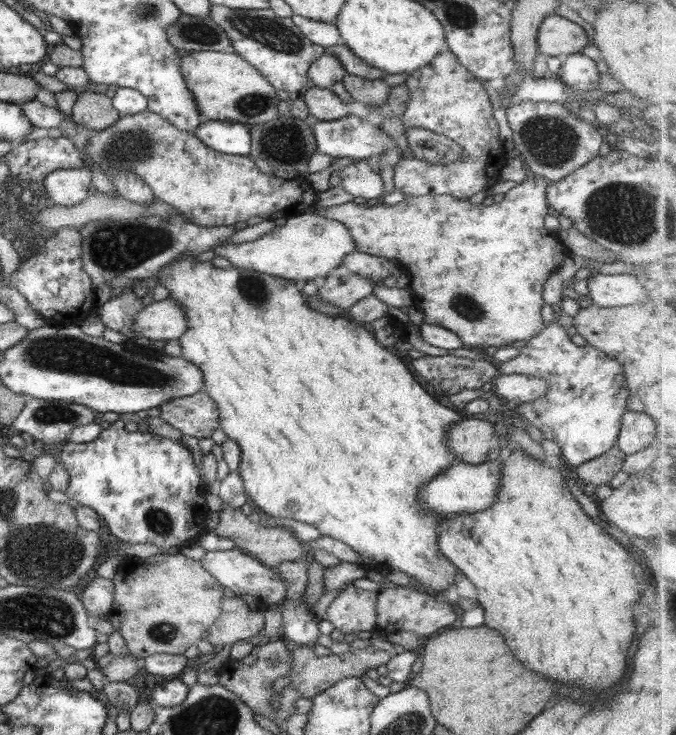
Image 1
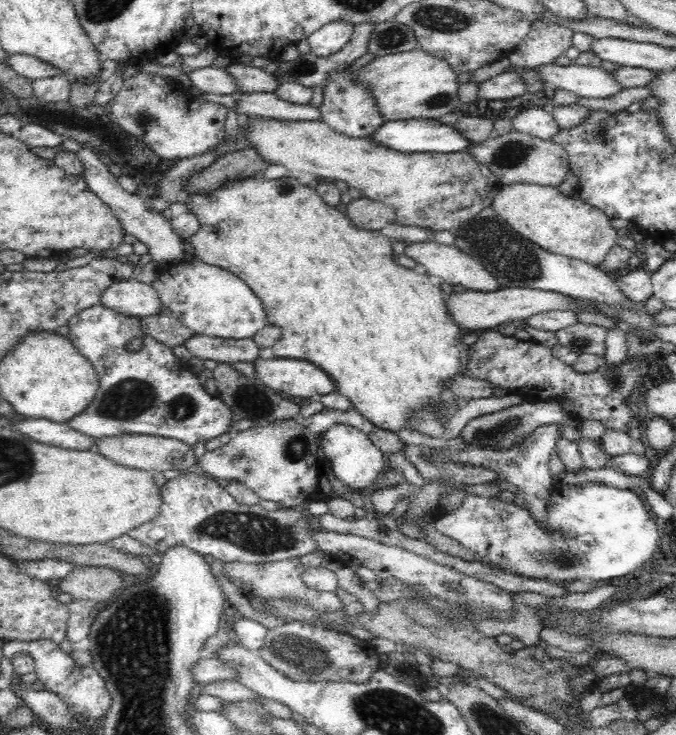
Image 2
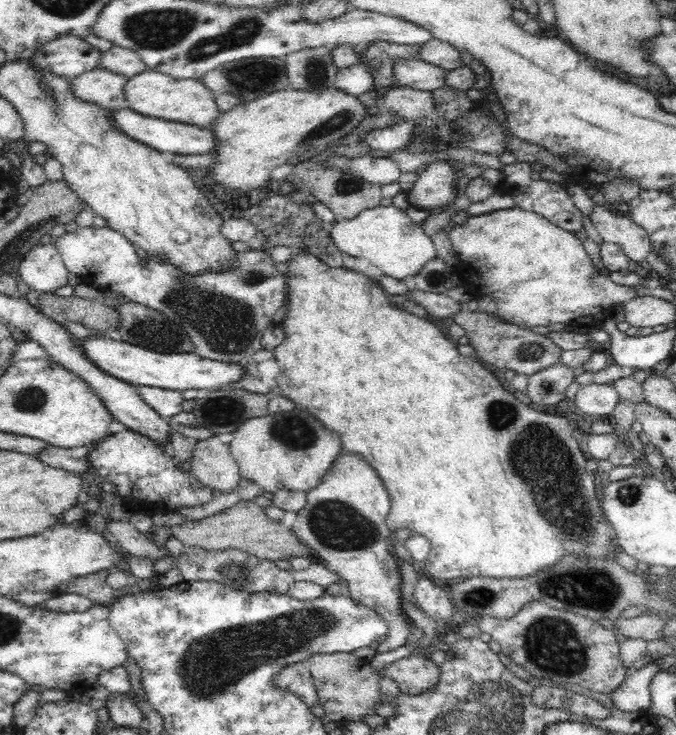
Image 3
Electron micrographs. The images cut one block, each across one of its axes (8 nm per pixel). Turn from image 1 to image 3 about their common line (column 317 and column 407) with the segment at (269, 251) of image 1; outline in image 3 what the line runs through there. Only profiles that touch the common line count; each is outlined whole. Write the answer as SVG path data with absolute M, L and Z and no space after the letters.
M378 206L364 210L353 220L336 221L331 224L331 238L342 253L358 258L364 257L370 264L378 267L382 275L401 282L407 282L419 274L437 257L431 238L420 225L411 221L407 210L401 210L396 206Z

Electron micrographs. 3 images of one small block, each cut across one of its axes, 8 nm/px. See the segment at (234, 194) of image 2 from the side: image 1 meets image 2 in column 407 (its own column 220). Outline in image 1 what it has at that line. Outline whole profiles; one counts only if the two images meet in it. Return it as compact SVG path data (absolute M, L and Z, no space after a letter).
M182 255L174 260L155 278L159 285L164 286L172 300L180 302L180 308L186 312L186 332L178 339L182 347L182 358L195 364L204 374L203 391L214 400L220 416L220 430L228 438L236 441L241 450L239 473L244 491L250 502L263 516L276 518L292 518L315 526L322 535L340 540L354 551L366 558L356 564L366 568L366 572L382 569L398 569L408 576L414 576L421 582L439 593L440 596L451 596L456 584L456 576L461 574L438 548L436 527L440 524L438 514L426 514L418 502L418 490L422 484L432 477L458 462L454 452L446 446L446 431L460 422L464 416L459 410L452 410L441 404L418 383L404 360L385 347L382 347L369 332L367 326L351 321L344 315L333 317L312 310L306 303L306 295L296 287L294 281L285 280L262 274L254 270L216 268L211 262L200 262L194 255Z

